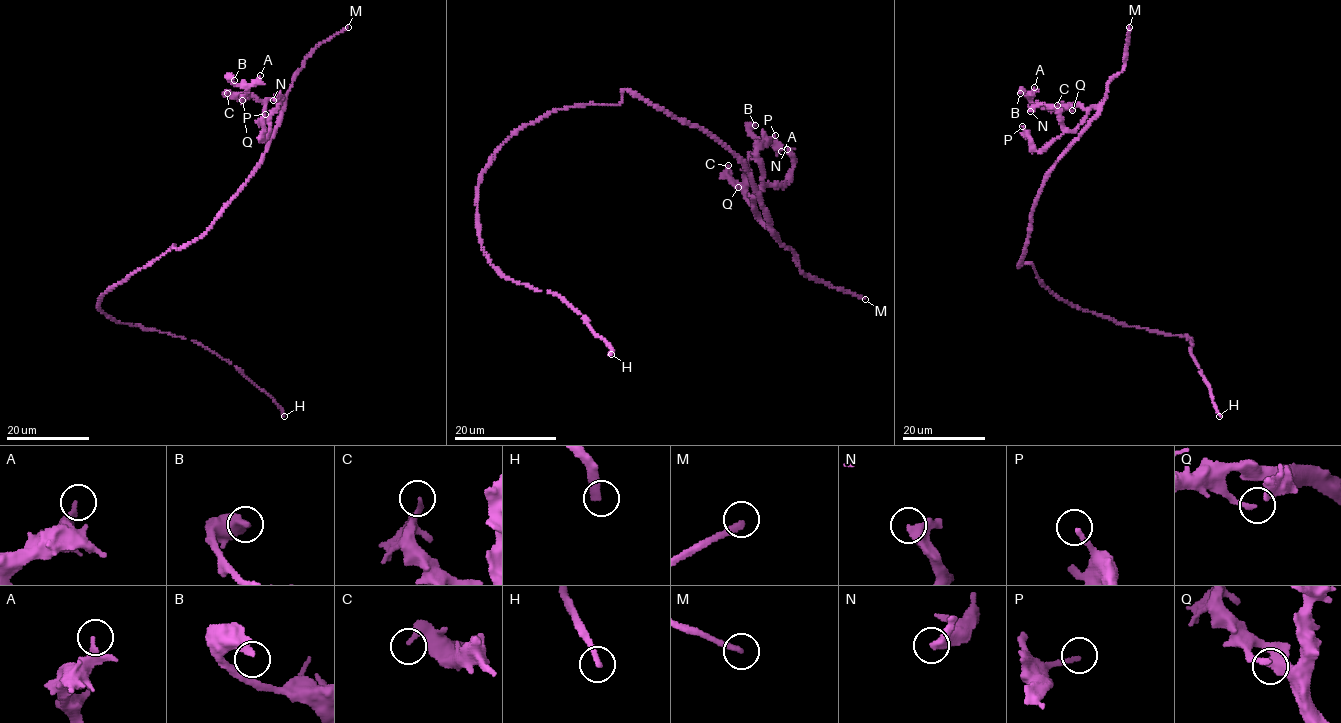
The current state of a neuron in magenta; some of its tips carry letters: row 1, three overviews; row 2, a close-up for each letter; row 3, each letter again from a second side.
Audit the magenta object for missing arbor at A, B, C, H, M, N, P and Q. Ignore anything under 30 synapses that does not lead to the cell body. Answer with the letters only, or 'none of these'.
M

